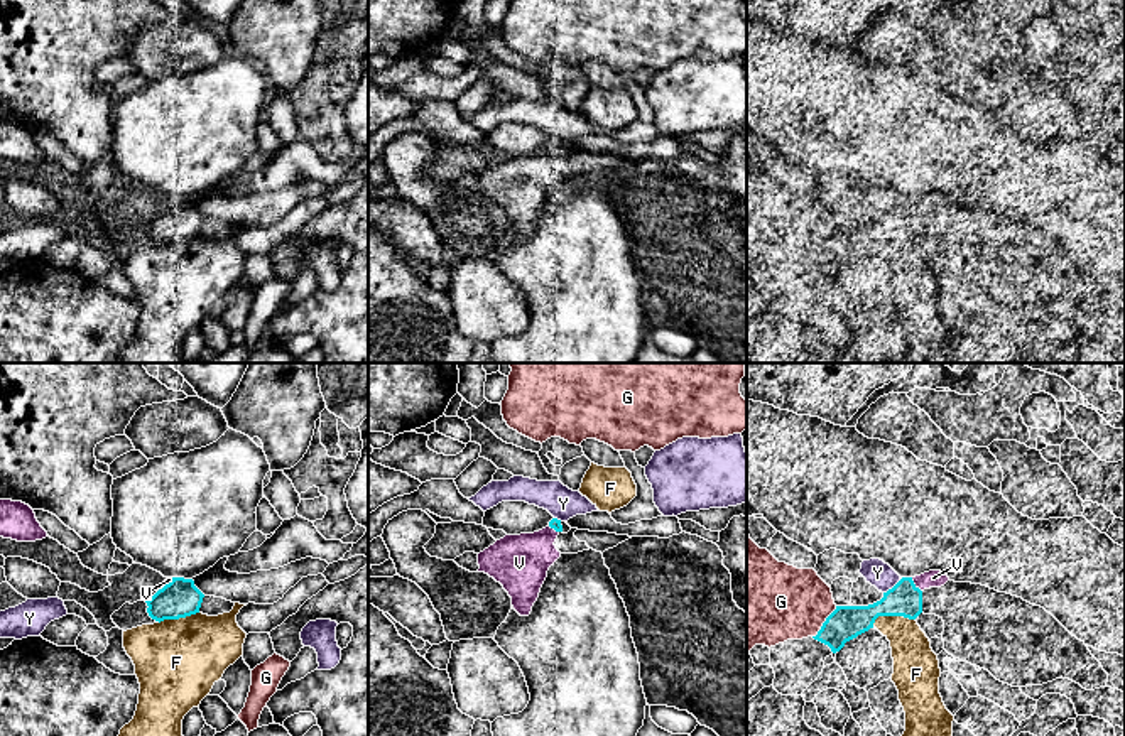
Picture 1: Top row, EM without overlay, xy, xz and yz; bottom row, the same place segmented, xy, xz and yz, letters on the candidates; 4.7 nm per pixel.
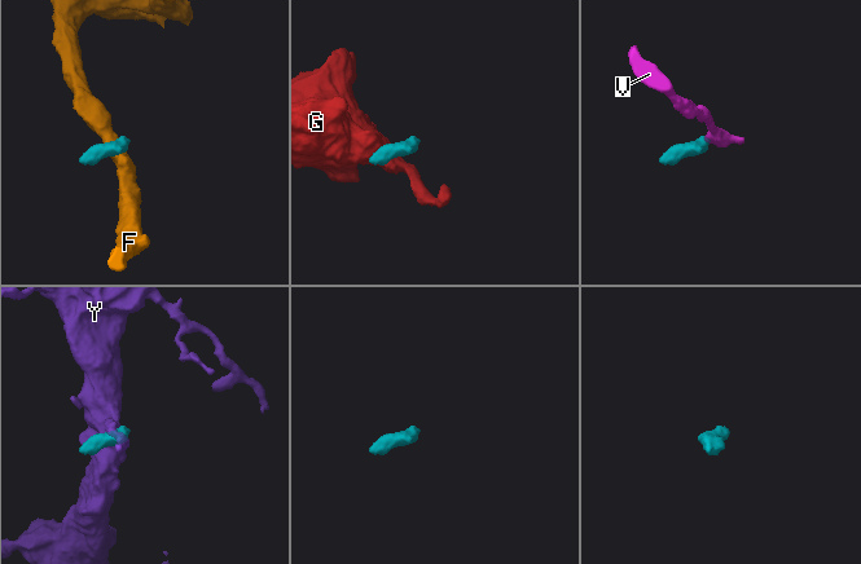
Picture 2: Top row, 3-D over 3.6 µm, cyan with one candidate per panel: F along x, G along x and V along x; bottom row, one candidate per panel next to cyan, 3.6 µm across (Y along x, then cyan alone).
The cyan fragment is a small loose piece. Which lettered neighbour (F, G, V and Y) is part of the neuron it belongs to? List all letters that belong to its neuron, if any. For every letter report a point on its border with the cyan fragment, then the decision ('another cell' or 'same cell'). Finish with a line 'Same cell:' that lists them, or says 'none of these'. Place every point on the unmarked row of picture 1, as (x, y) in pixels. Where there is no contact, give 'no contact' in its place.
F: meets cyan in yz at (892, 237); another cell
G: meets cyan in yz at (825, 243); another cell
V: meets cyan in yz at (914, 206); another cell
Y: meets cyan in yz at (894, 208); another cell
Same cell: none of these

